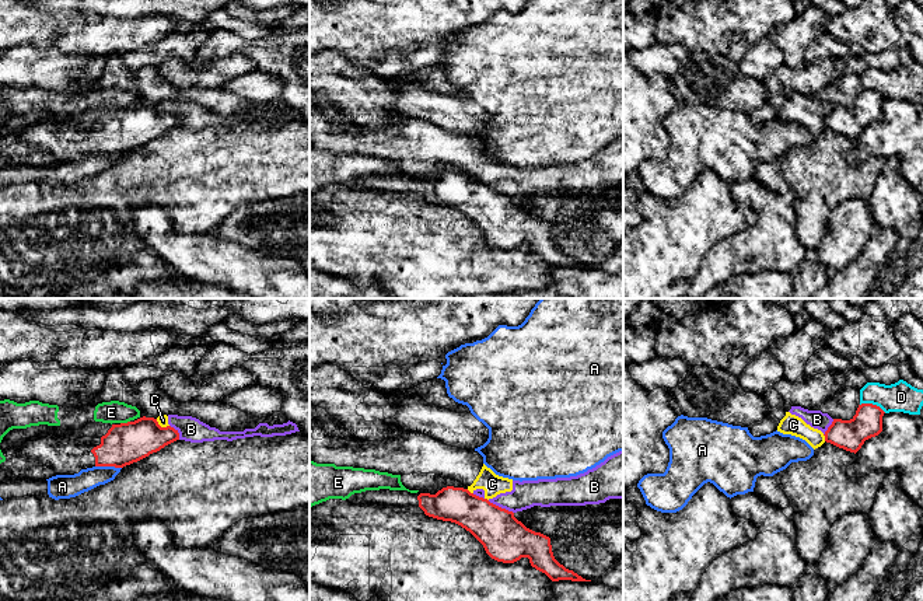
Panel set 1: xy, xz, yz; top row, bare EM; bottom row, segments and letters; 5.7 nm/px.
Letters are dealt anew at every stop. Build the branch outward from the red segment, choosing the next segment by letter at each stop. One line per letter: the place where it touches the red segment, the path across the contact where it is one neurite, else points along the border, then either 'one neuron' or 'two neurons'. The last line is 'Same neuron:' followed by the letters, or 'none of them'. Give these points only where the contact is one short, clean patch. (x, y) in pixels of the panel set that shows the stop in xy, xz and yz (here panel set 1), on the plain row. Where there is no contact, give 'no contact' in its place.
A: contact xy (108, 152); border xy (95, 152), (121, 154); two neurons
B: contact xz (500, 194); border xz (488, 187), (513, 199); two neurons
C: contact yz (825, 123); border yz (822, 121), (825, 126); two neurons
D: contact yz (871, 90); two neurons
E: contact xy (125, 109); border xy (129, 107), (121, 109); two neurons
Same neuron: none of them

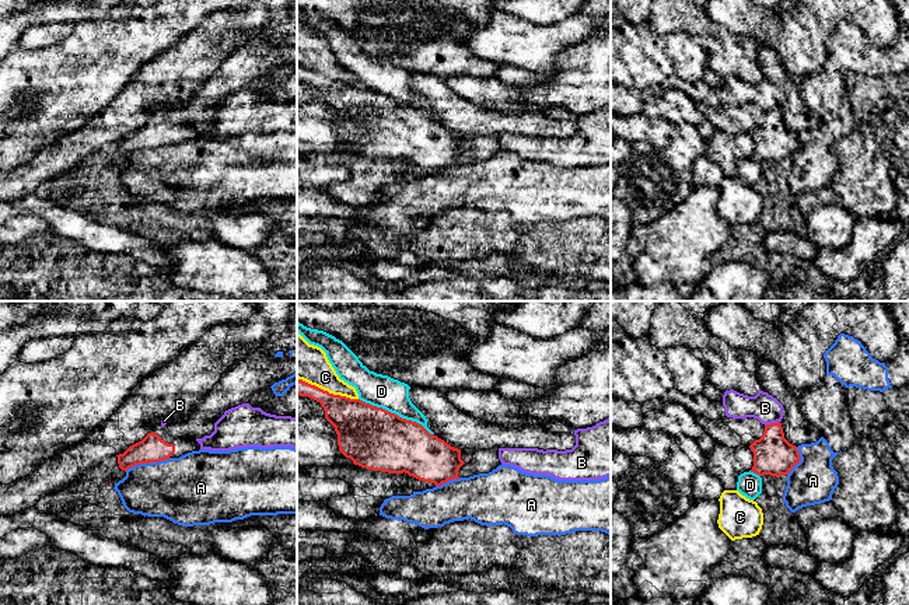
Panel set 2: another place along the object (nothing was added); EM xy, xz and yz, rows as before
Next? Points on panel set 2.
A: contact xy (147, 149); border xy (170, 144), (135, 150), (125, 157); two neurons
B: contact yz (772, 109); border yz (779, 107), (765, 112); two neurons
C: contact xz (327, 77); two neurons
D: contact xz (397, 101); two neurons
Same neuron: none of them

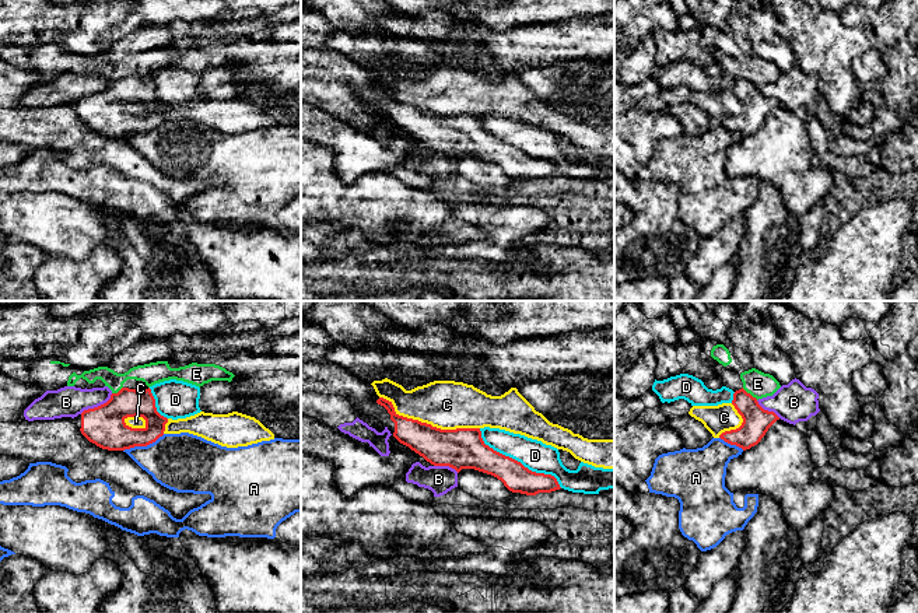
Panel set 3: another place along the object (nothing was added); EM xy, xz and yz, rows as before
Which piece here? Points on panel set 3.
A: contact xy (143, 132); two neurons
B: contact xy (98, 93); two neurons
C: contact xz (428, 111); two neurons
D: contact xz (517, 147); two neurons
E: contact yz (749, 80); two neurons
Same neuron: none of them

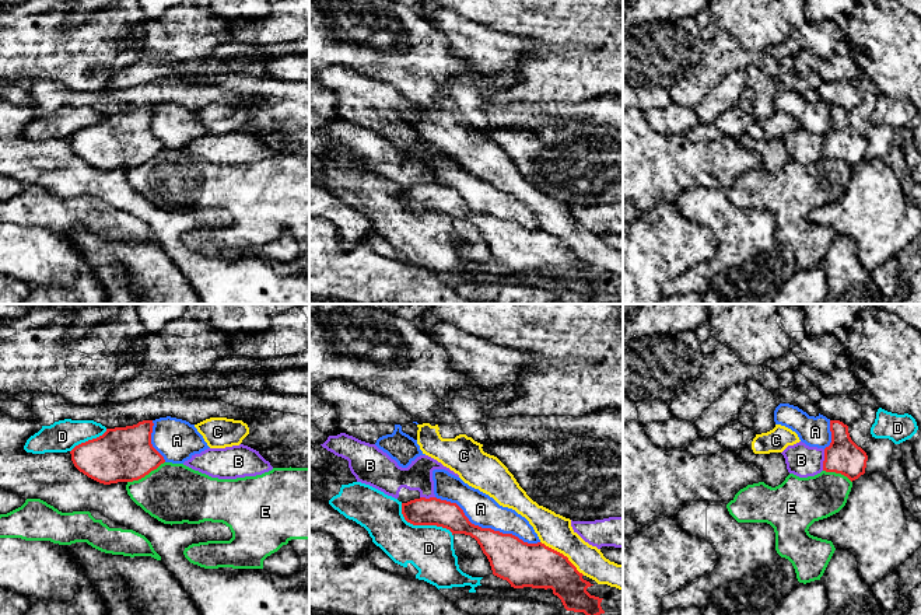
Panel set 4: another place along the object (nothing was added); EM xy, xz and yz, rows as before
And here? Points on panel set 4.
A: contact xz (486, 215); two neurons
B: contact yz (825, 146); two neurons
C: contact xz (561, 240); two neurons
D: contact xz (422, 210); two neurons
E: contact xy (146, 160); two neurons
Same neuron: none of them

